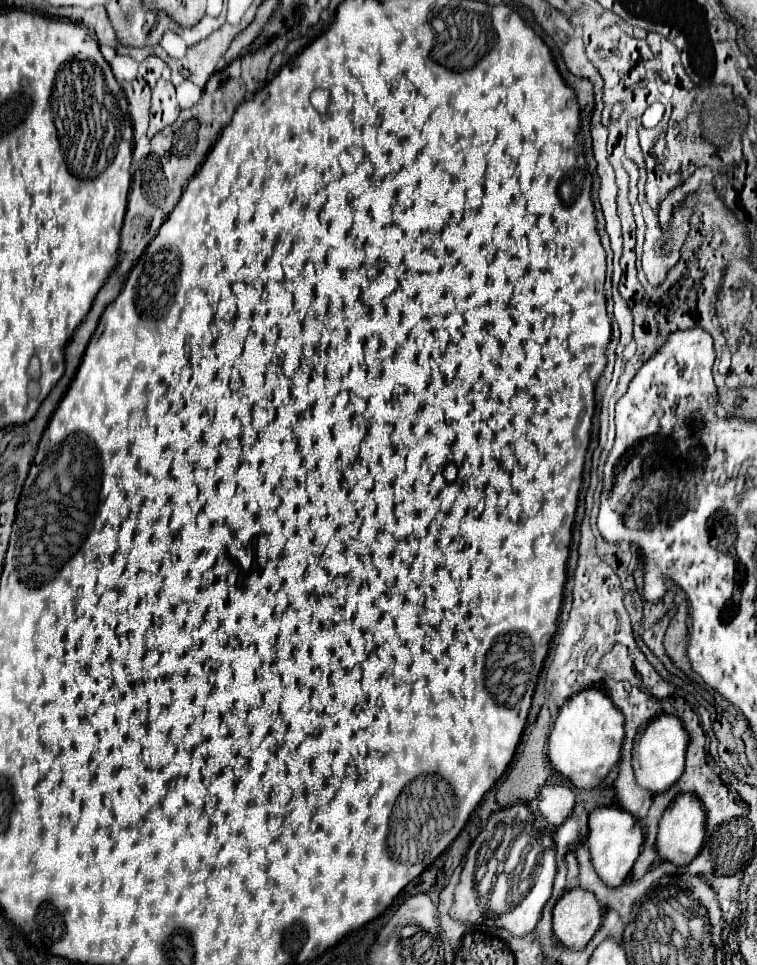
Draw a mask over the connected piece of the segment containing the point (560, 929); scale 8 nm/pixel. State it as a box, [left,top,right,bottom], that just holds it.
[554,887,604,949]

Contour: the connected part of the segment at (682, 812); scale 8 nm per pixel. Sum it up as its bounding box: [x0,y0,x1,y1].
[656,793,706,867]

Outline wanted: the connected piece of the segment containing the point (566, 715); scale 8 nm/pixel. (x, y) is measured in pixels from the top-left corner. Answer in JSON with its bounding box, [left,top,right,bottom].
[548,687,624,787]

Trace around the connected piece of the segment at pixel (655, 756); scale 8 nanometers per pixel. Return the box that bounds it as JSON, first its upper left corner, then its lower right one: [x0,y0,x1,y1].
[632,713,688,795]

